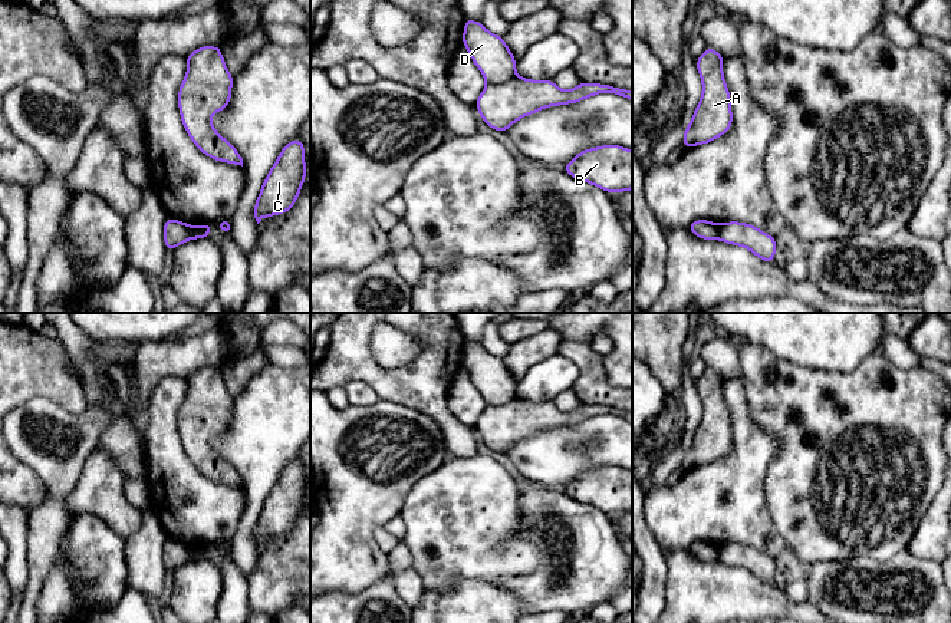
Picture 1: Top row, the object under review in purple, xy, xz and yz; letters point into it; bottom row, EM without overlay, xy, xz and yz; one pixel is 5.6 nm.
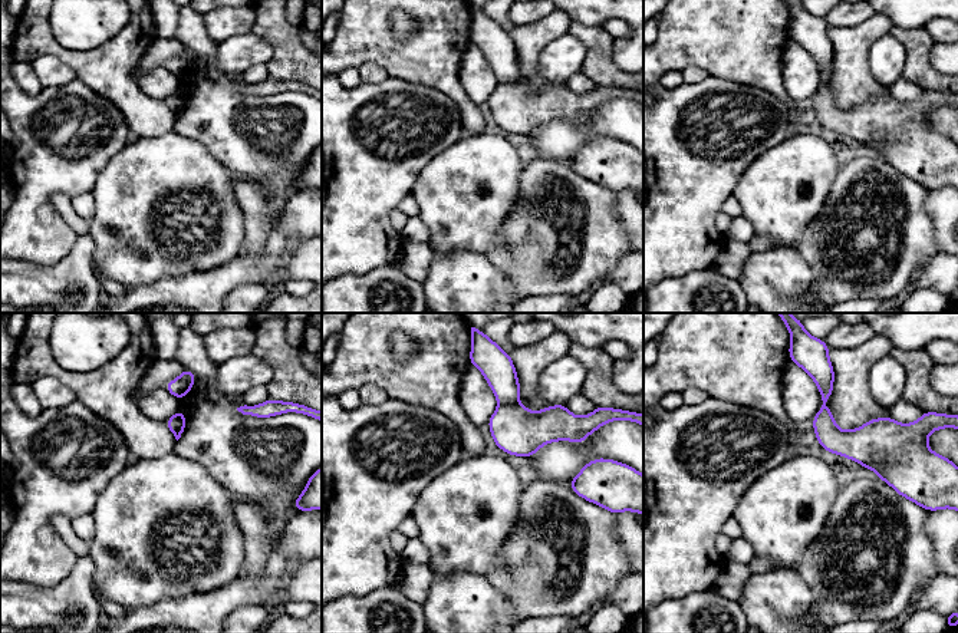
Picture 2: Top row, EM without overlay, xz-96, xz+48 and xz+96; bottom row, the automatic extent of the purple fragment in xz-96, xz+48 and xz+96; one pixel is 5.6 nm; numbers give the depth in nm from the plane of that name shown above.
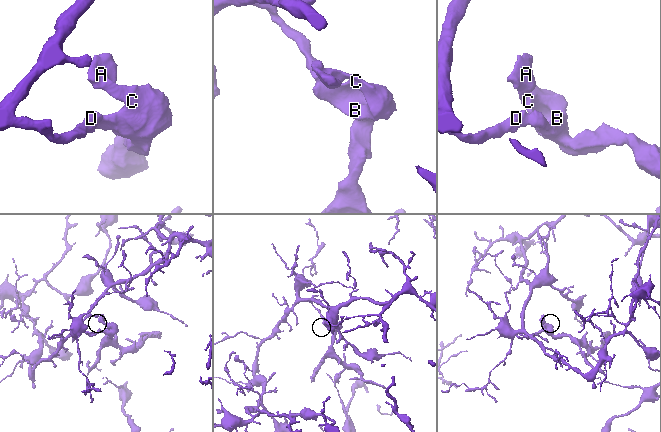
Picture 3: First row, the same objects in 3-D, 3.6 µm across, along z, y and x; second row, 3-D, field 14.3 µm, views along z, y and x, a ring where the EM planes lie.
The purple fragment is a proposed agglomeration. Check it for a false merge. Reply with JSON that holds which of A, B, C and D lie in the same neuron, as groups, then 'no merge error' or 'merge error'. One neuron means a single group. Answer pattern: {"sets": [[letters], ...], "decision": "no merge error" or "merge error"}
{"sets": [["A", "B", "C"], ["D"]], "decision": "merge error"}

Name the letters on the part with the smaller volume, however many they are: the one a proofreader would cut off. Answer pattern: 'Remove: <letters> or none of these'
Remove: A, B, C

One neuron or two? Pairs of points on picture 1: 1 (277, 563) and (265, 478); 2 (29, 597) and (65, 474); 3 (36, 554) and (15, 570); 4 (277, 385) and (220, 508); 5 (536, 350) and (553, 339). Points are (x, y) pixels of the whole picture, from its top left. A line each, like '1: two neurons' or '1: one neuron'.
1: two neurons
2: one neuron
3: two neurons
4: two neurons
5: one neuron

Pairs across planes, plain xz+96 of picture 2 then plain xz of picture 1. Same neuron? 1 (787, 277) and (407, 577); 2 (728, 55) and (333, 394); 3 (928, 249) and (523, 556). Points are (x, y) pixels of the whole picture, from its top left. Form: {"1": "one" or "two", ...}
{"1": "two", "2": "two", "3": "two"}

